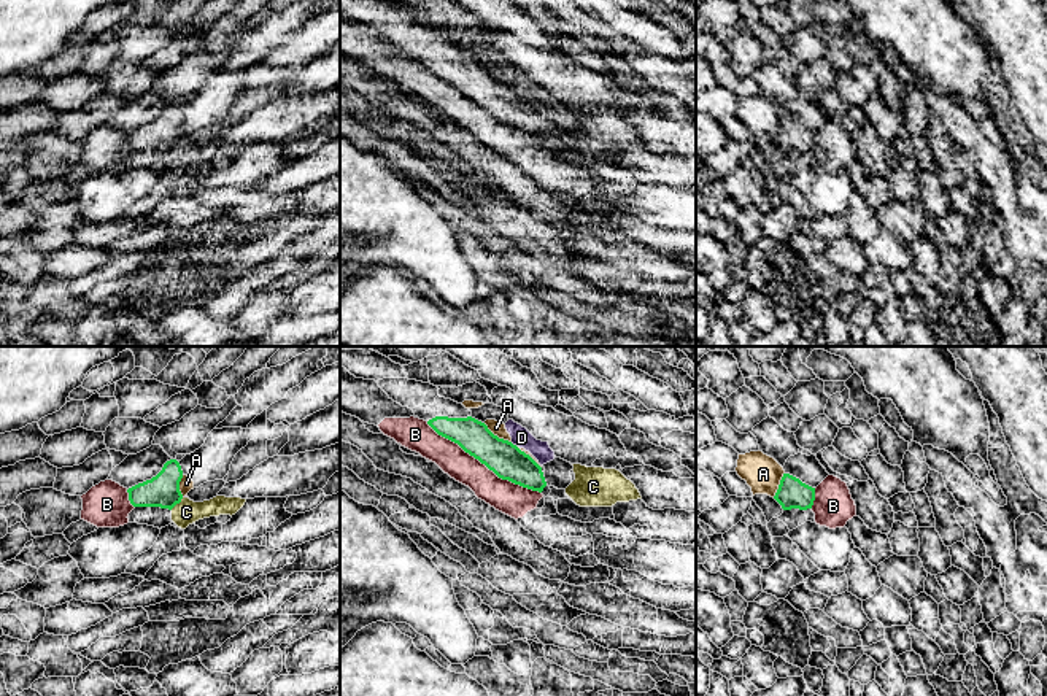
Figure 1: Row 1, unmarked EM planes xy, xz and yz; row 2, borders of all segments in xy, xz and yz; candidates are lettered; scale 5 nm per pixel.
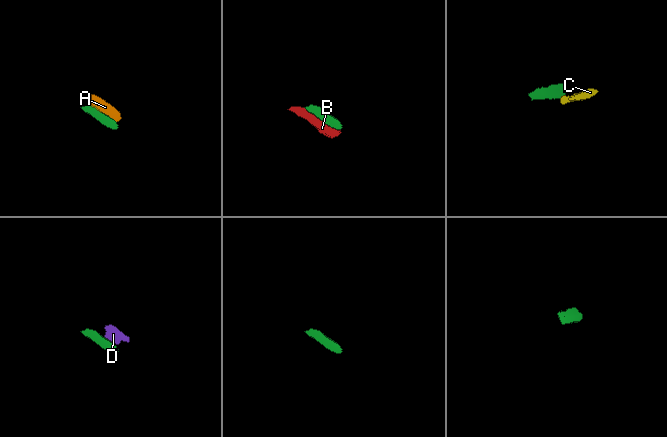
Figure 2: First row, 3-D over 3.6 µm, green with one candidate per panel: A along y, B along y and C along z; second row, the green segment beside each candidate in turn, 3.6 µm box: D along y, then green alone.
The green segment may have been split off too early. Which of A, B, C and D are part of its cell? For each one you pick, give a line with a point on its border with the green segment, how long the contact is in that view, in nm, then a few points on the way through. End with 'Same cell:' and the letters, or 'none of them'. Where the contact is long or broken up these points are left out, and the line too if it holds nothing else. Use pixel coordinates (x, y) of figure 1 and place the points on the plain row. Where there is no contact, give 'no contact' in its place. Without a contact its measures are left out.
Same cell: none of them

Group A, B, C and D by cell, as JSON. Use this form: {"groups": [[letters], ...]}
{"groups": [["A"], ["B"], ["C"], ["D"]]}

